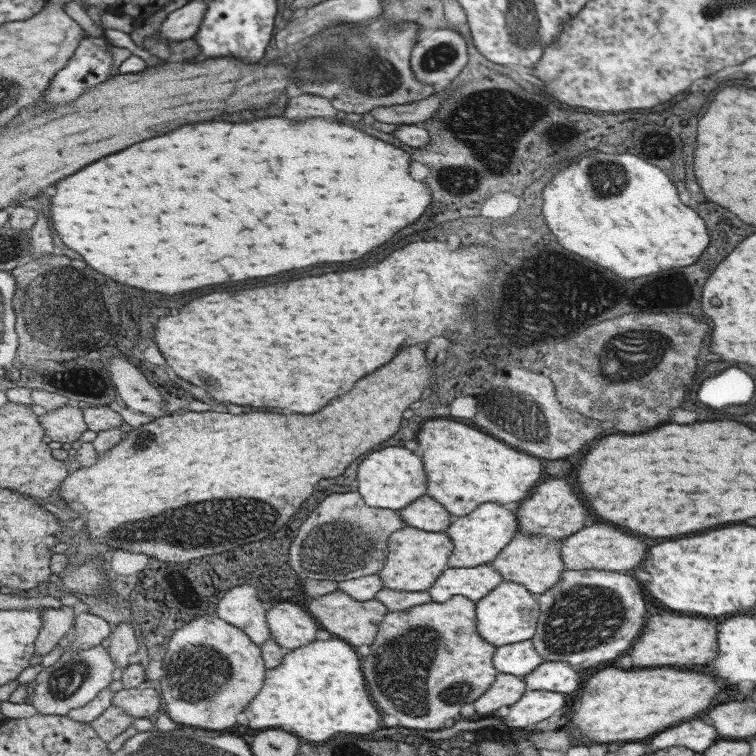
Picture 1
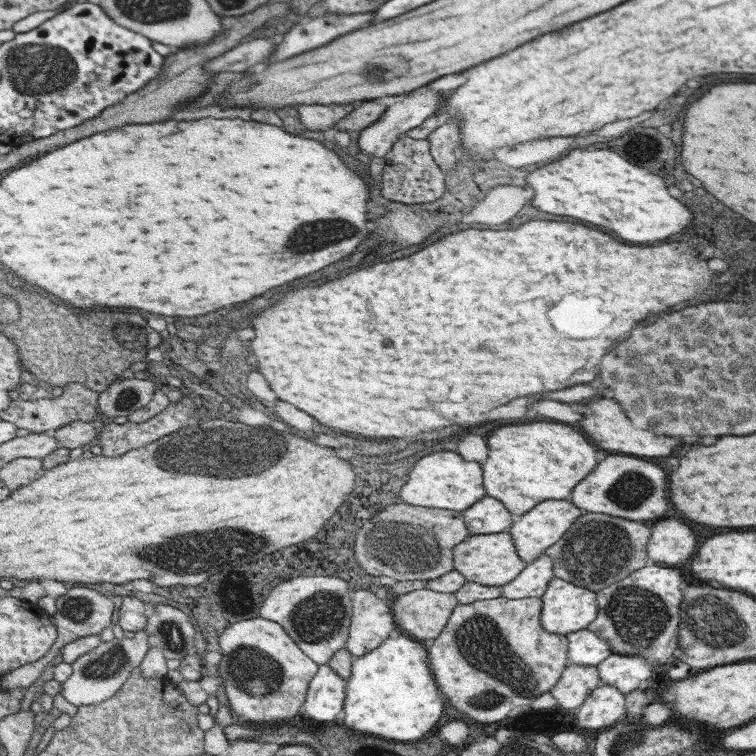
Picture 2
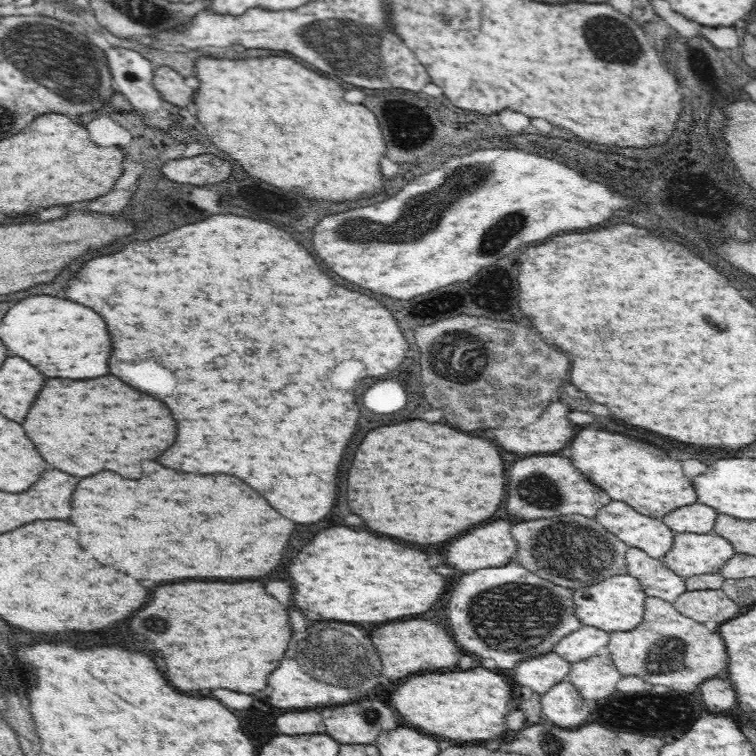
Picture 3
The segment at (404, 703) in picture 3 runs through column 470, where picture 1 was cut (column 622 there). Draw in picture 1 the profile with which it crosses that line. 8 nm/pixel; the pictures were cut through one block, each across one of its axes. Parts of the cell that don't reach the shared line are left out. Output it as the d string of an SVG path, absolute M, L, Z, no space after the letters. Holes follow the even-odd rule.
M606 668L581 686L582 692L572 706L572 728L580 730L580 736L592 742L632 742L654 736L682 720L694 718L694 714L706 712L716 704L726 682L692 670Z

